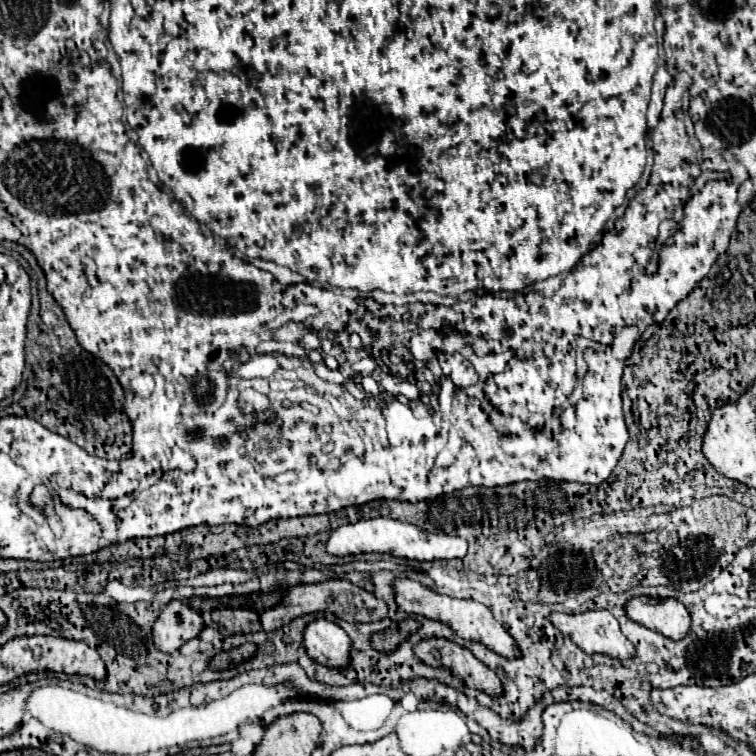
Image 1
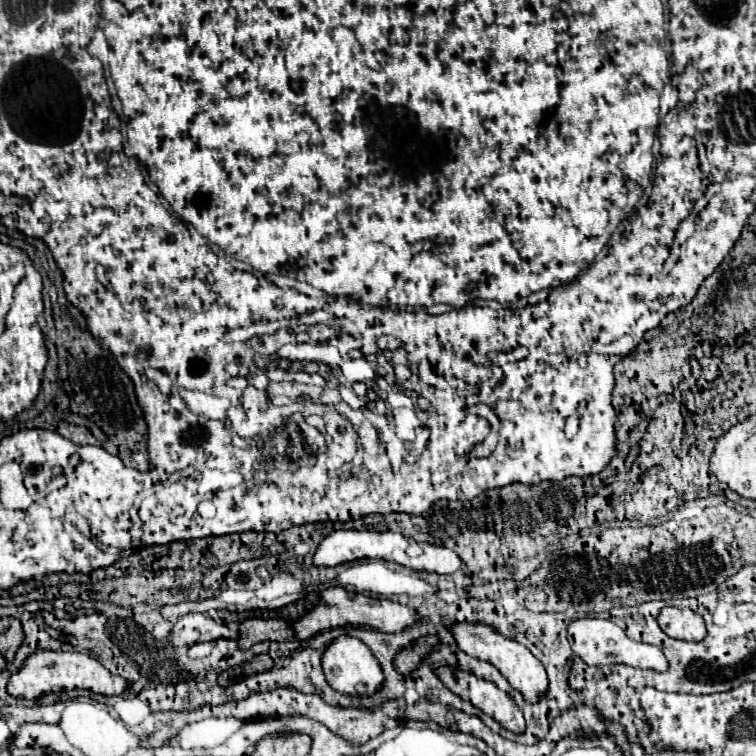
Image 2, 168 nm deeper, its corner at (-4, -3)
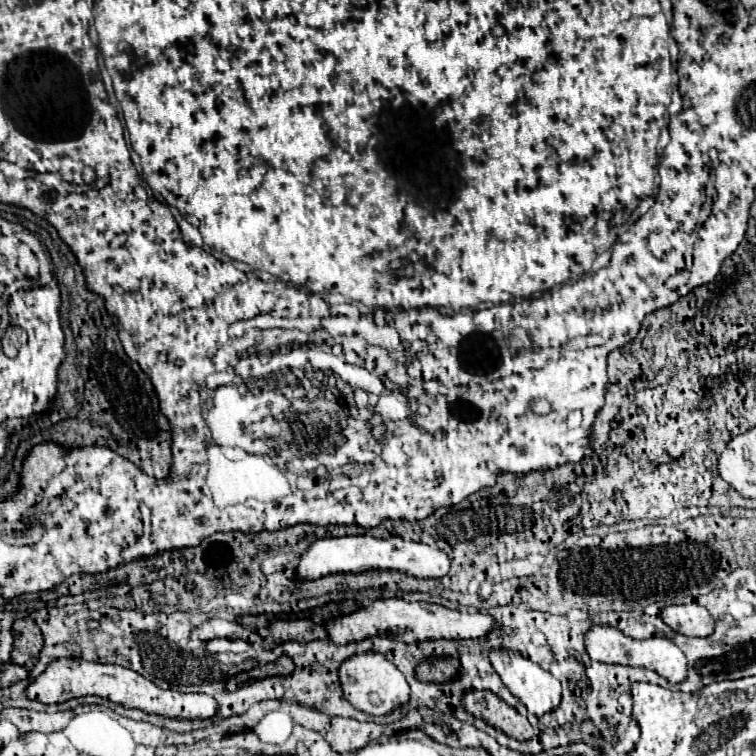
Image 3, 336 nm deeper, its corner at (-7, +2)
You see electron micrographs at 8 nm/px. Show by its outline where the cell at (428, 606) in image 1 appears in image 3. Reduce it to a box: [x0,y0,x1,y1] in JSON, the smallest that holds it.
[489,648,561,714]

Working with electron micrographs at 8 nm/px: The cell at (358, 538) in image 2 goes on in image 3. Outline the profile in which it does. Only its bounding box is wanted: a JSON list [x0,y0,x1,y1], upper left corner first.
[297,534,451,580]

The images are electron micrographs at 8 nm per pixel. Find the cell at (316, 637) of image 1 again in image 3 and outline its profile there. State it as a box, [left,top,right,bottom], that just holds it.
[339,650,409,716]

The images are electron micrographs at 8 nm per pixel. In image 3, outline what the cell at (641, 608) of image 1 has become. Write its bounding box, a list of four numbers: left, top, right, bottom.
[661,604,713,638]

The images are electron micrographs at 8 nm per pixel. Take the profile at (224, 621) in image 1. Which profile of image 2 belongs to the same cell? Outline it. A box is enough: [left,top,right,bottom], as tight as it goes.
[240,619,294,649]

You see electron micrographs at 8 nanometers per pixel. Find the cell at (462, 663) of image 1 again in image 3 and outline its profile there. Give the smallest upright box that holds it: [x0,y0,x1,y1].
[461,690,533,740]

